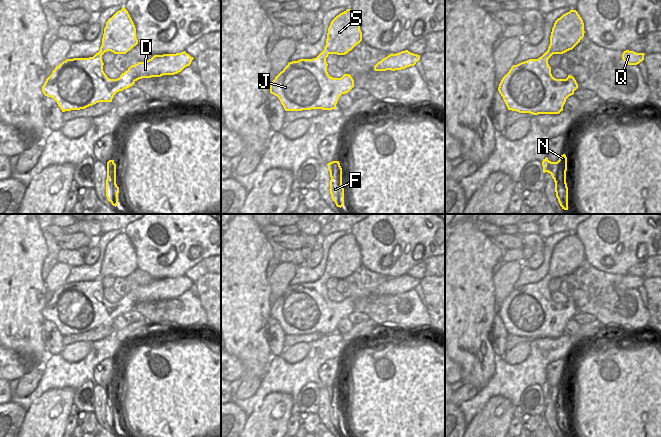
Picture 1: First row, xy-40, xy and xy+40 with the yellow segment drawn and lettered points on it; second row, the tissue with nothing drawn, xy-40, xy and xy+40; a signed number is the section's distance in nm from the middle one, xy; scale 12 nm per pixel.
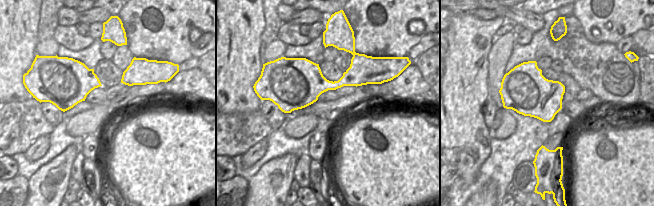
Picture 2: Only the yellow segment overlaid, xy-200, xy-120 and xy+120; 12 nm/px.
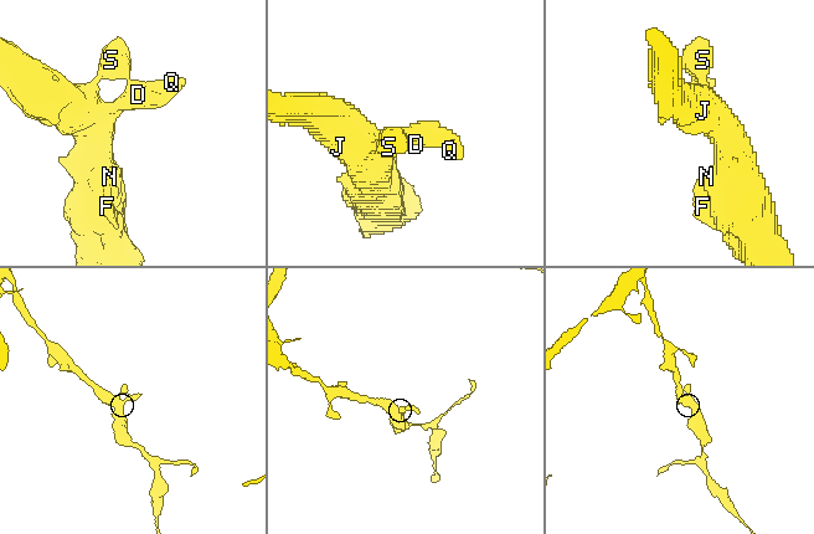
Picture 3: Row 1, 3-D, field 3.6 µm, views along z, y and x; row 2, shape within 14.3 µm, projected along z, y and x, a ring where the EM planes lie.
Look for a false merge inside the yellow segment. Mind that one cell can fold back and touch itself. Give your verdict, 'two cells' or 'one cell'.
one cell

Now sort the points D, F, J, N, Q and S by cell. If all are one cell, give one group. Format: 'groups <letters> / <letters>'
groups D F J N Q S

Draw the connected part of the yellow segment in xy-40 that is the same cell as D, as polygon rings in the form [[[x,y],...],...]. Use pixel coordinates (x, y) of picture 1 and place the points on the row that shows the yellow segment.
[[[122,7],[106,22],[100,51],[93,57],[66,59],[56,66],[42,86],[43,94],[53,98],[62,112],[85,109],[98,102],[112,102],[117,92],[133,86],[139,79],[177,74],[185,67],[190,66],[194,59],[185,51],[176,54],[154,55],[145,62],[131,65],[119,78],[108,78],[103,71],[102,55],[107,51],[111,51],[114,54],[126,54],[137,44],[135,25],[128,11]]]

